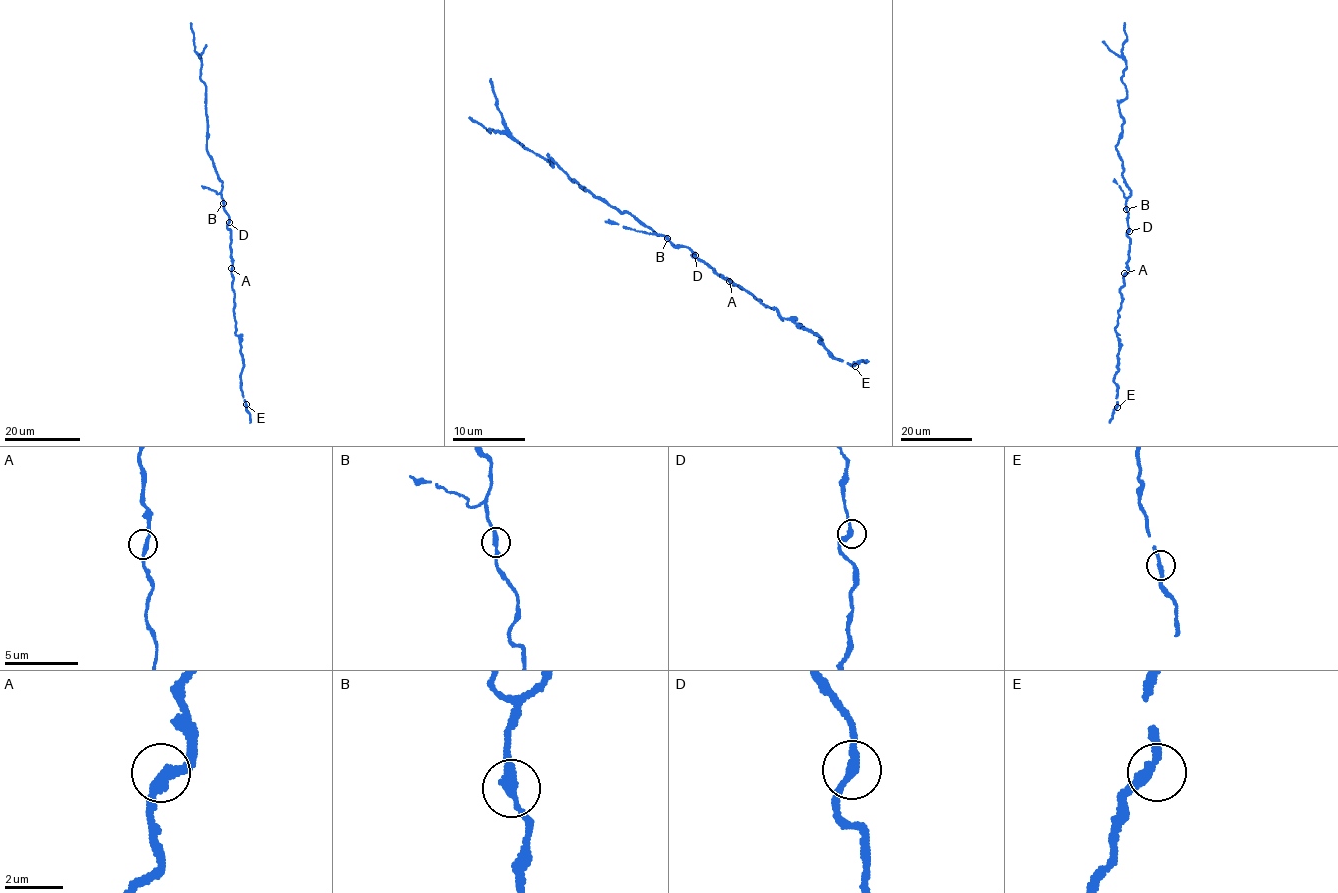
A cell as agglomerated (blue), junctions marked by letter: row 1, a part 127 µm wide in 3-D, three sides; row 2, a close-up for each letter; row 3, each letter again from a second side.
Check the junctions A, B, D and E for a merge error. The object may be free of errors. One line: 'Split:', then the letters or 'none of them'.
Split: none of them

